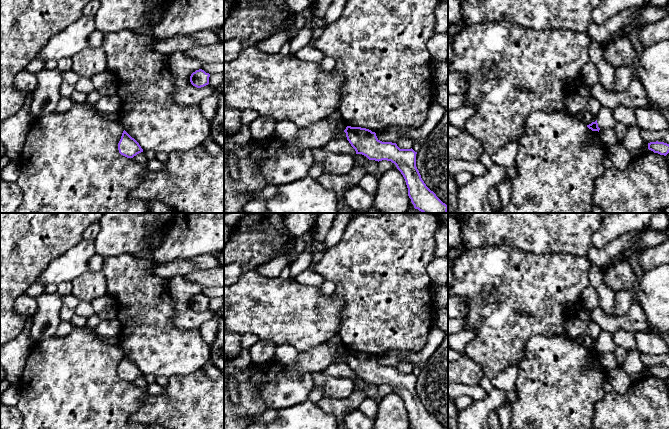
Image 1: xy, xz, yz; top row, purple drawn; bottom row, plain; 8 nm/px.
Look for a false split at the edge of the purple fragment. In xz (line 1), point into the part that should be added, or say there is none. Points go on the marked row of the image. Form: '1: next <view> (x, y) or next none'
1: next none

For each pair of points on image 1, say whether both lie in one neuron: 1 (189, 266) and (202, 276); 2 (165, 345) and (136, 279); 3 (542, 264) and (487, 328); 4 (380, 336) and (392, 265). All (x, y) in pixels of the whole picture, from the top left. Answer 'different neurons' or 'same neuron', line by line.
1: different neurons
2: same neuron
3: same neuron
4: same neuron

